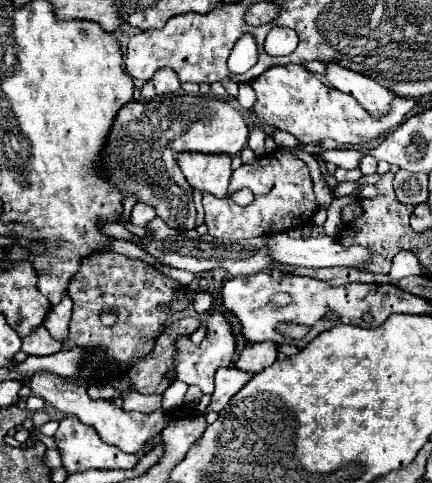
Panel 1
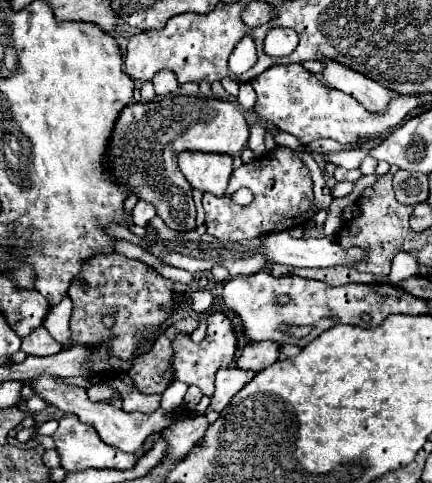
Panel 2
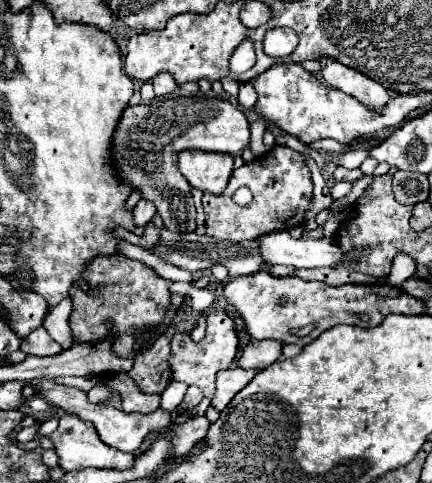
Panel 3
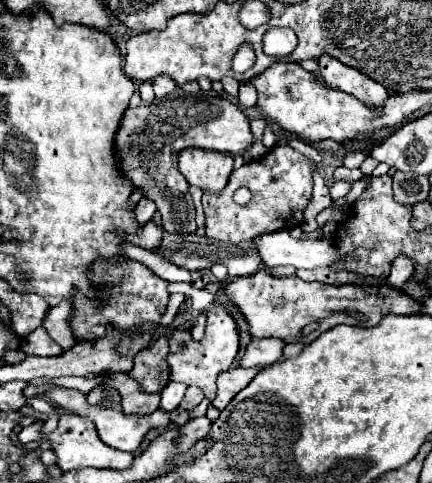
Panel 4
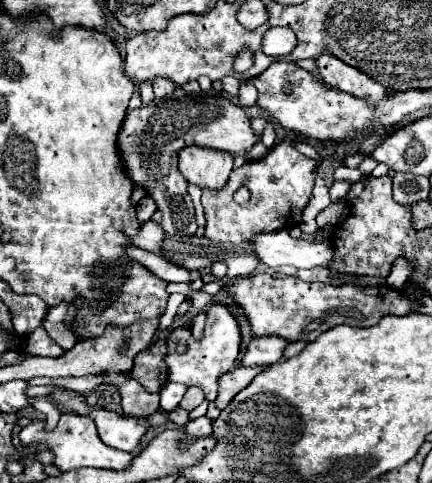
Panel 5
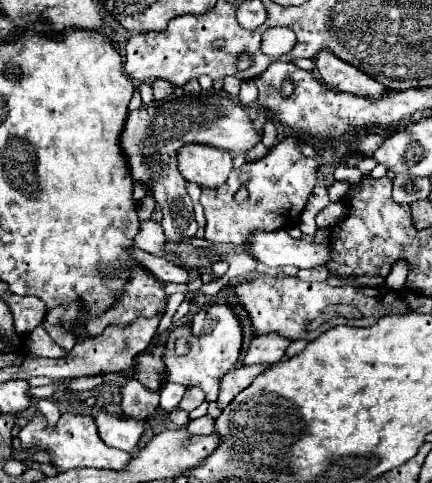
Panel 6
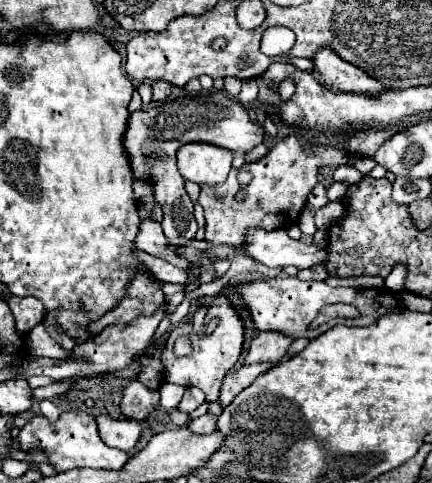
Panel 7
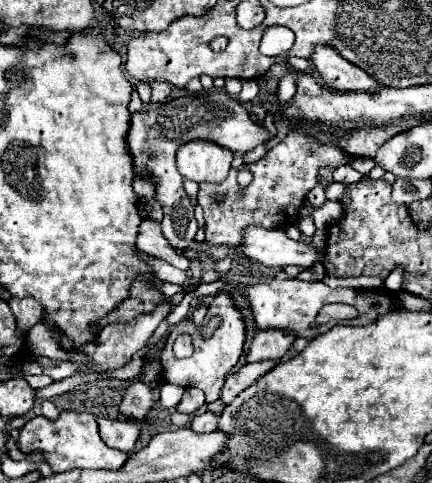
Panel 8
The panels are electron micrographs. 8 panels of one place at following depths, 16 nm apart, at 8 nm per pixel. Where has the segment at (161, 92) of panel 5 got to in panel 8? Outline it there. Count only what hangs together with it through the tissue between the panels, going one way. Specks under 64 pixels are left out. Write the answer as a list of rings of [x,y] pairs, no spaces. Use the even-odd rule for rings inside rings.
[[[150,82],[152,86],[152,102],[164,102],[170,96],[172,86],[168,82]]]

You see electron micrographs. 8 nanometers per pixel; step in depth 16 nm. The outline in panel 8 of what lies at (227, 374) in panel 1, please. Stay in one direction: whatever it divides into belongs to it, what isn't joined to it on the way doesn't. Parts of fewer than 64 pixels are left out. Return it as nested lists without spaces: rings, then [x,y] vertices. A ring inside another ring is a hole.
[[[256,362],[256,364],[244,364],[240,370],[226,376],[220,400],[224,406],[228,406],[242,390],[246,390],[254,380],[258,380],[262,374],[266,374],[270,368],[274,368],[276,362]]]

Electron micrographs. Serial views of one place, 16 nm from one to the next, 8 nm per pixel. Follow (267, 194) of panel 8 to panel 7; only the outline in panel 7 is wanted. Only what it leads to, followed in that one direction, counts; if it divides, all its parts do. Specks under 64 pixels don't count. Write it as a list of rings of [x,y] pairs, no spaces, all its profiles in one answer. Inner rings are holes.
[[[286,136],[278,144],[274,144],[264,158],[252,164],[244,164],[242,168],[232,168],[228,180],[222,186],[202,186],[200,204],[206,216],[206,240],[212,244],[232,244],[240,246],[248,228],[264,228],[264,230],[278,230],[290,228],[298,224],[302,208],[308,202],[308,194],[316,186],[318,168],[323,166],[337,167],[348,162],[348,156],[337,148],[329,145],[318,145],[304,136]],[[302,138],[302,140],[300,140]],[[302,146],[312,146],[314,156],[306,156]],[[248,170],[252,174],[250,184],[246,186],[246,200],[236,202],[236,192],[240,190],[238,172]]]

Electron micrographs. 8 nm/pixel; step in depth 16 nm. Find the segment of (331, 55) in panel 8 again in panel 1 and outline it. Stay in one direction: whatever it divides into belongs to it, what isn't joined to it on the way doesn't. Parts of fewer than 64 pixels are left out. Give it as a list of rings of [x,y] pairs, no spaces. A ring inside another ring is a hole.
[[[330,62],[326,70],[326,80],[332,88],[352,94],[374,118],[386,116],[388,108],[392,108],[392,92],[364,74],[352,72],[348,68],[342,68],[340,64]]]

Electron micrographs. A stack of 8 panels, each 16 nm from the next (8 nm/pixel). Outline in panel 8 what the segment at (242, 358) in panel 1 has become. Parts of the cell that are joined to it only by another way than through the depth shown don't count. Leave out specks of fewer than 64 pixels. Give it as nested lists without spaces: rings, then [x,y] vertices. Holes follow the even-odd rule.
[[[258,332],[252,340],[246,362],[262,362],[262,360],[282,360],[292,344],[292,336],[284,336],[282,332]]]

